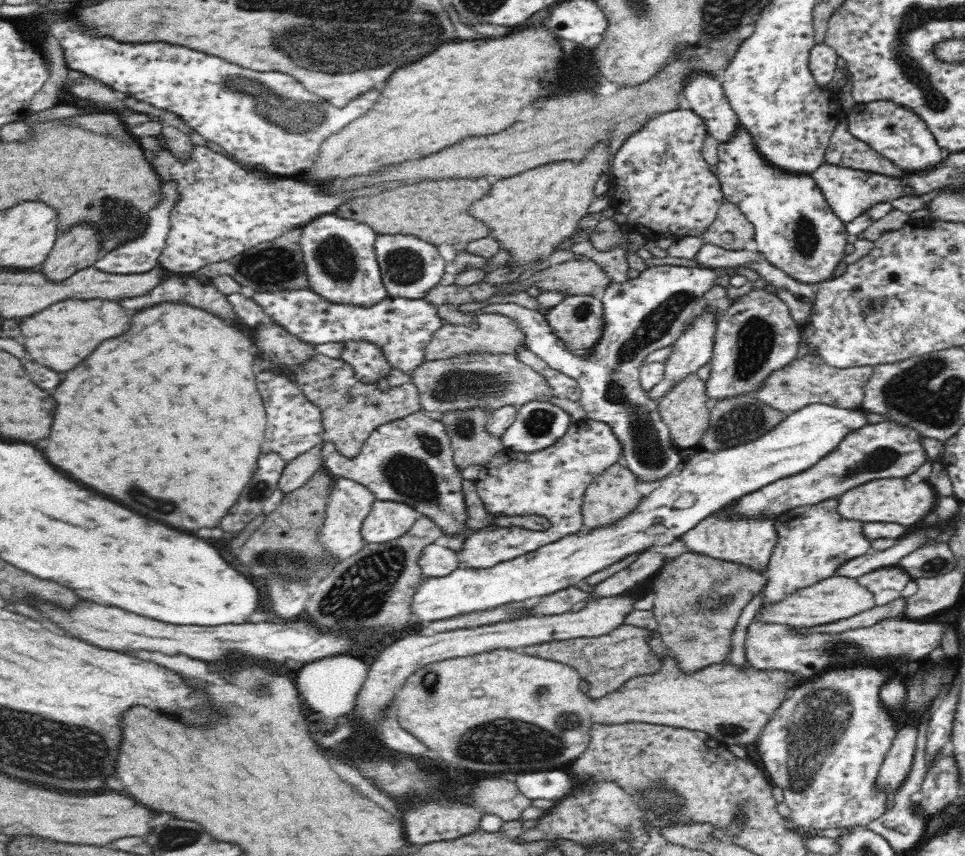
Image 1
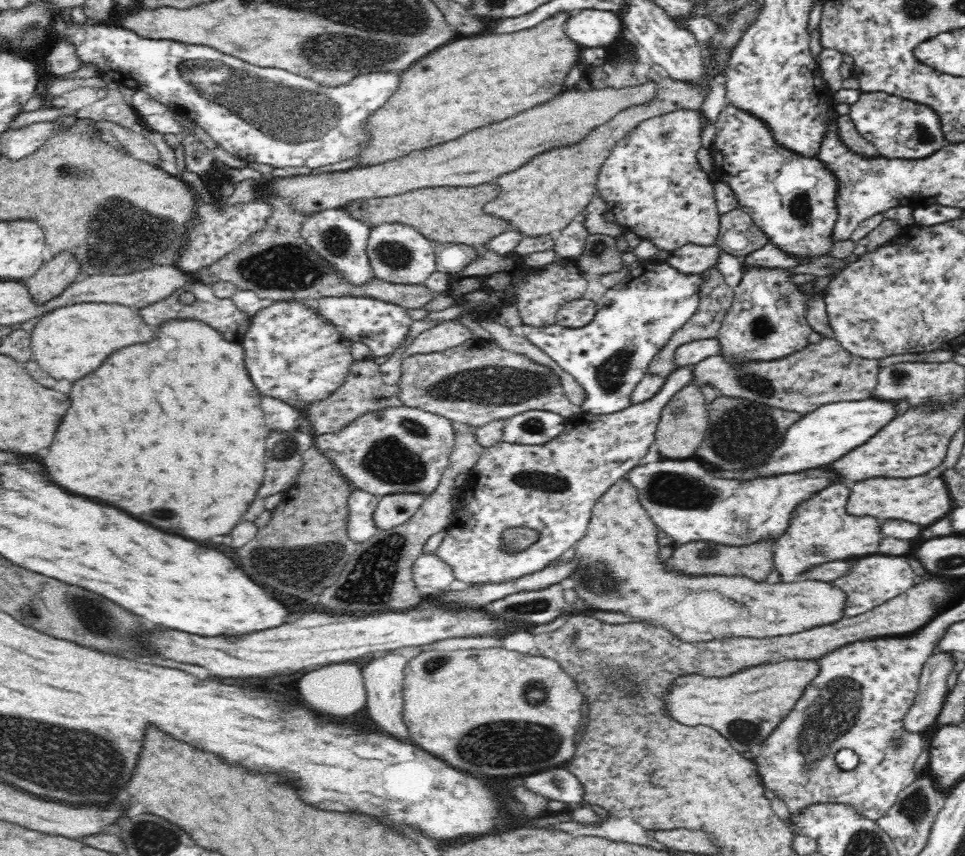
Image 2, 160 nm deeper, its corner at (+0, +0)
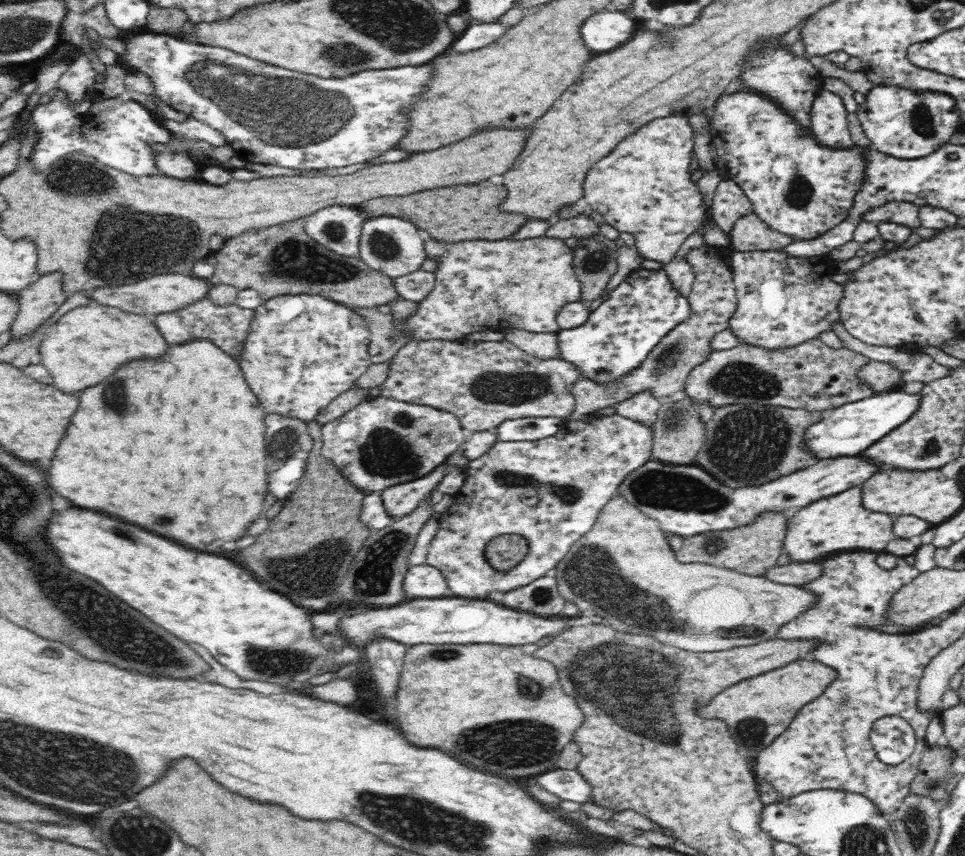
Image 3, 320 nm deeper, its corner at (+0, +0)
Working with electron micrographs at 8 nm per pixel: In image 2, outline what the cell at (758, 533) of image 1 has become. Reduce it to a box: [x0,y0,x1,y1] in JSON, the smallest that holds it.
[627,457,842,546]

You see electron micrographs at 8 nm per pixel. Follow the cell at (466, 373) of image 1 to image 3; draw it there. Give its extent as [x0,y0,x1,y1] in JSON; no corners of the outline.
[380,340,584,432]

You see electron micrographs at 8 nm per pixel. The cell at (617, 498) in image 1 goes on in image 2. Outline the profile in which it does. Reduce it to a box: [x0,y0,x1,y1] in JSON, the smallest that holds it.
[564,478,846,643]

